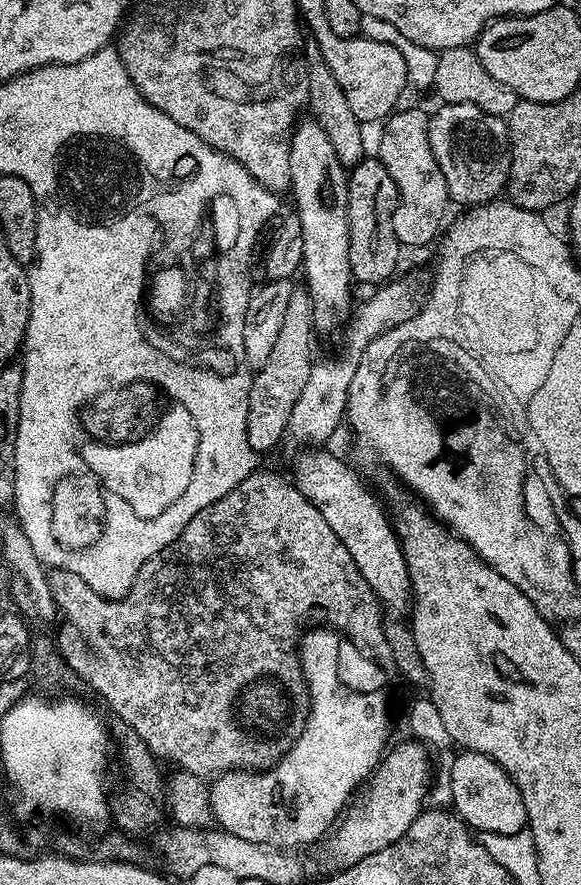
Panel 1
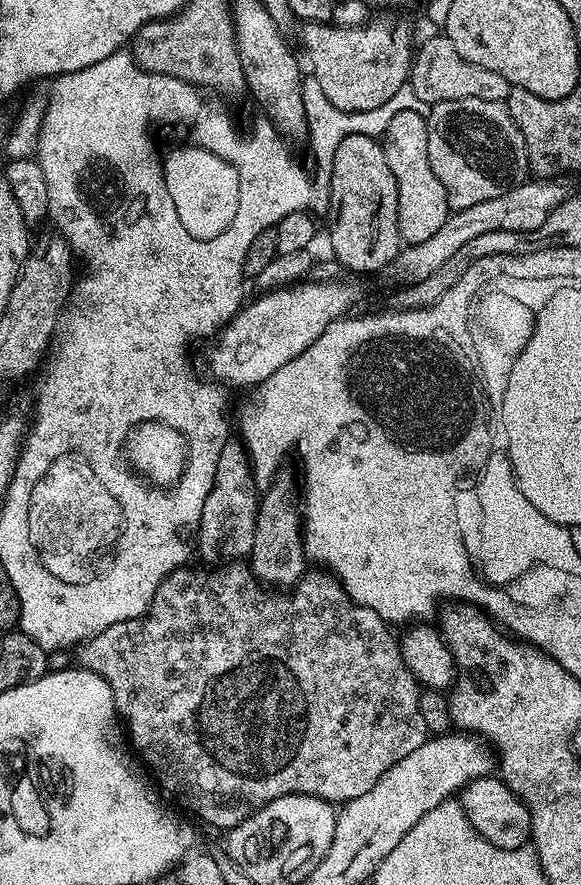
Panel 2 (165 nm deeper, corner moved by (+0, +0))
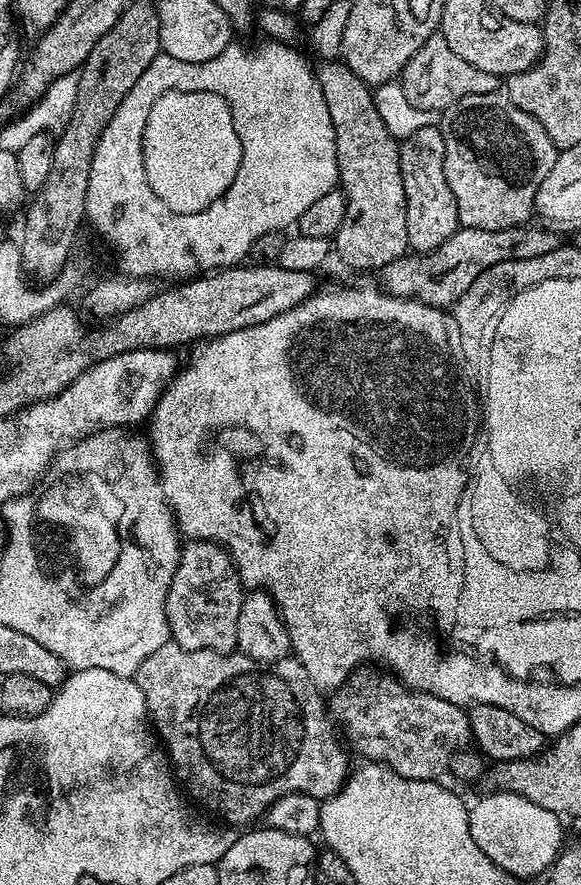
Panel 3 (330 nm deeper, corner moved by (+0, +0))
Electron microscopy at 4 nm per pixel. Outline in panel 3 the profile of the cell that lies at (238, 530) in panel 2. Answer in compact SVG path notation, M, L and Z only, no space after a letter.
M188 540L181 547L180 561L166 594L169 637L186 650L231 653L236 648L238 610L245 595L236 565L224 547L215 540Z

